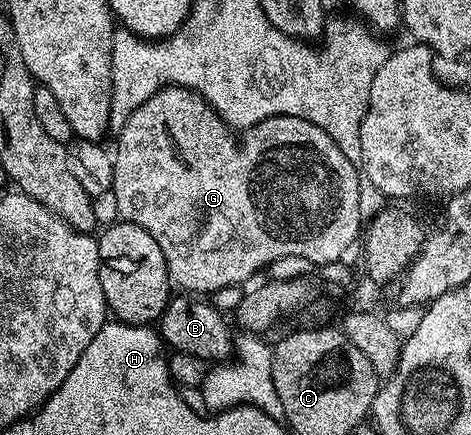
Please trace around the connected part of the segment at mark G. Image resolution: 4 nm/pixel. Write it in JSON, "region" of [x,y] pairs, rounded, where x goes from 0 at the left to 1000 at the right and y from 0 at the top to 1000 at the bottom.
{"region":[[[355,195],[348,205],[338,205],[327,218],[318,218],[318,228],[310,228],[310,237],[301,237],[301,246],[293,246],[293,255],[285,264],[276,264],[276,274],[268,274],[268,283],[251,301],[255,315],[246,324],[246,343],[242,340],[242,411],[246,414],[244,432],[251,441],[244,446],[246,471],[255,478],[253,497],[270,503],[276,513],[285,513],[293,522],[301,522],[301,531],[318,531],[318,540],[327,540],[327,559],[335,559],[335,568],[344,568],[344,586],[352,595],[352,614],[357,616],[357,634],[367,648],[374,646],[384,655],[384,667],[406,669],[416,678],[450,678],[467,662],[484,657],[510,660],[520,651],[516,646],[533,648],[550,618],[567,621],[584,598],[599,595],[601,589],[628,586],[662,600],[665,611],[682,614],[701,607],[709,600],[724,598],[732,586],[730,579],[745,568],[747,561],[758,561],[760,547],[769,536],[769,501],[764,494],[764,432],[760,430],[760,402],[756,400],[758,379],[743,375],[743,366],[735,366],[735,356],[726,356],[726,347],[718,347],[718,329],[709,329],[709,320],[701,320],[701,310],[692,310],[692,301],[684,301],[684,292],[675,292],[667,283],[658,283],[650,274],[633,274],[616,264],[599,264],[597,269],[575,269],[556,283],[548,283],[539,292],[516,299],[507,308],[510,326],[501,326],[503,308],[478,287],[476,276],[452,255],[444,241],[416,216],[414,205],[391,205],[382,195]]]}

